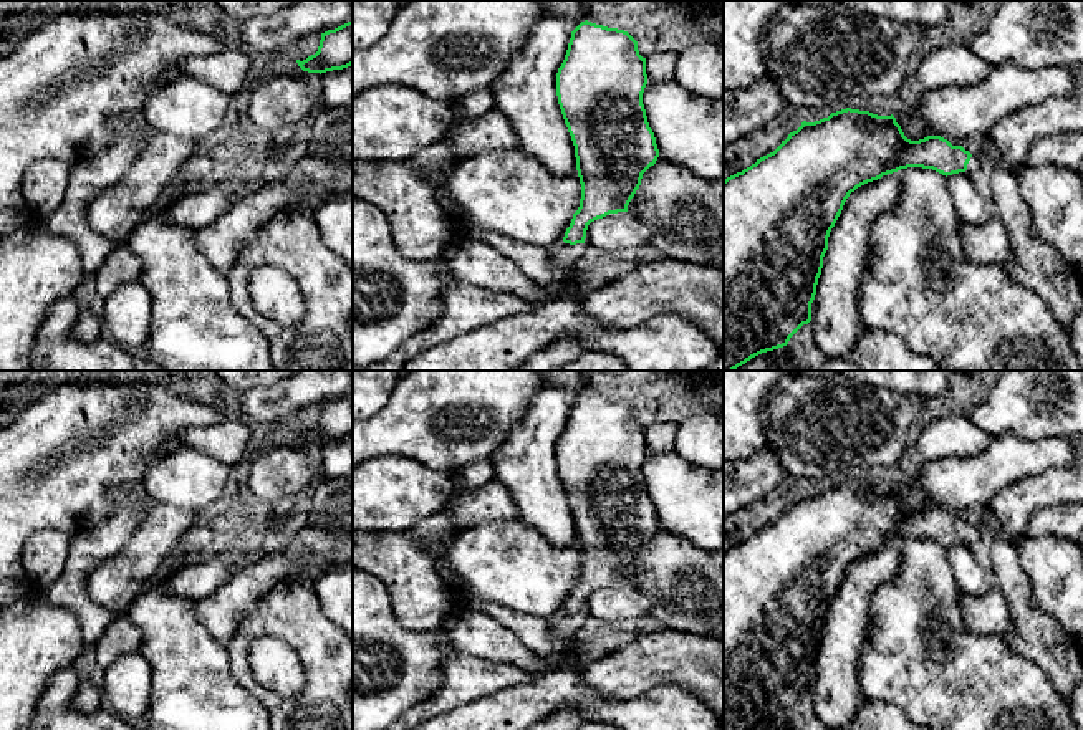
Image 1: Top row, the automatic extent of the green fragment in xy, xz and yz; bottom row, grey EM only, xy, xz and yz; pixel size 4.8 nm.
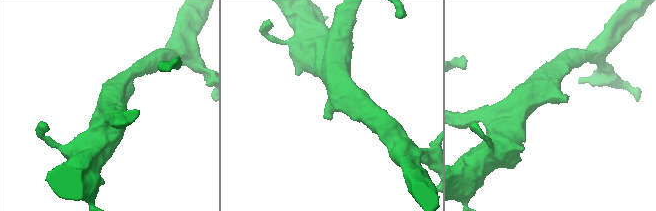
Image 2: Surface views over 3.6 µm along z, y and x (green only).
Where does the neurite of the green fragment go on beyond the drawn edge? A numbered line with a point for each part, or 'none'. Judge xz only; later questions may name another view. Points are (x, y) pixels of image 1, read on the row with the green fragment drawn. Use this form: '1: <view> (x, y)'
1: xz (563, 255)

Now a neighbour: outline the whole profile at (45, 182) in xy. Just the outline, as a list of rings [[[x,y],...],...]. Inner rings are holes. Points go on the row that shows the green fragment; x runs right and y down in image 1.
[[[41,159],[26,169],[22,187],[36,219],[50,215],[63,202],[71,167],[60,159]]]

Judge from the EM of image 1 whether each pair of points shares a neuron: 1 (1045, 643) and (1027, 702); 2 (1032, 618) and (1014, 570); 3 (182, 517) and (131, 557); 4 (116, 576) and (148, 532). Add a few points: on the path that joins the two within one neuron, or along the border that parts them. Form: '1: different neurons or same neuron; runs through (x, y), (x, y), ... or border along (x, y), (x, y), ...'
1: different neurons; border along (1005, 644), (1032, 661), (1060, 699)
2: same neuron; runs through (1020, 606), (1014, 581)
3: same neuron; runs through (169, 523), (144, 548)
4: same neuron; runs through (128, 565), (148, 543)

